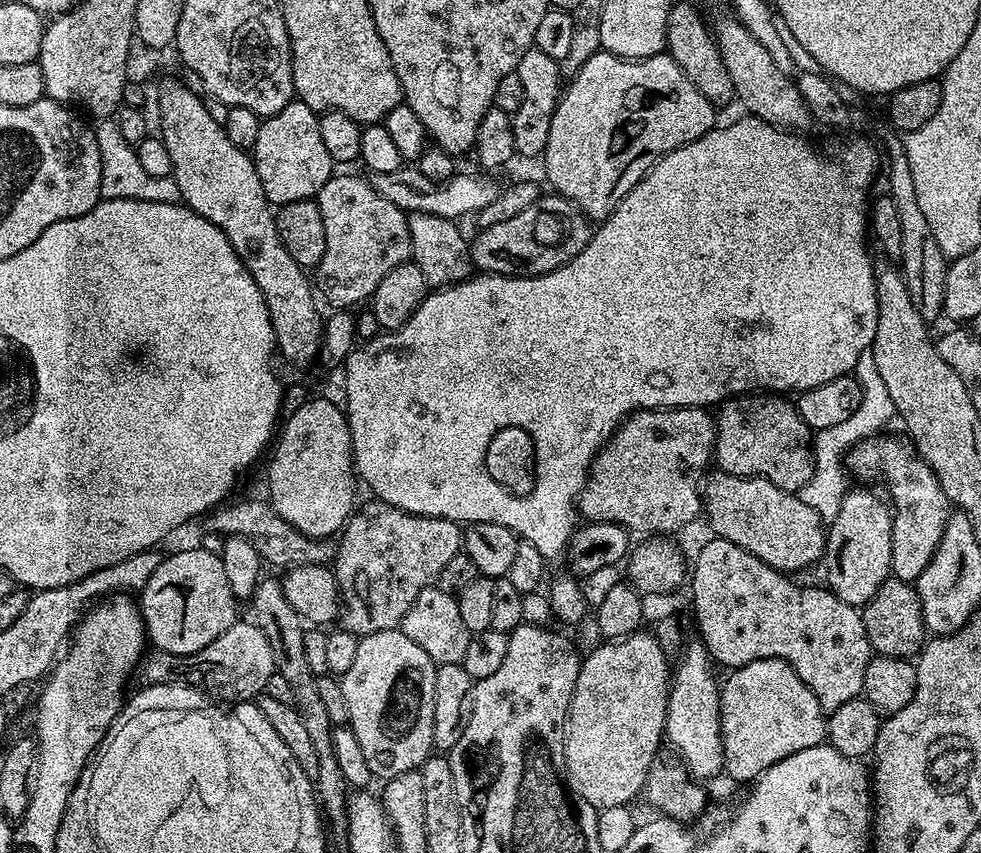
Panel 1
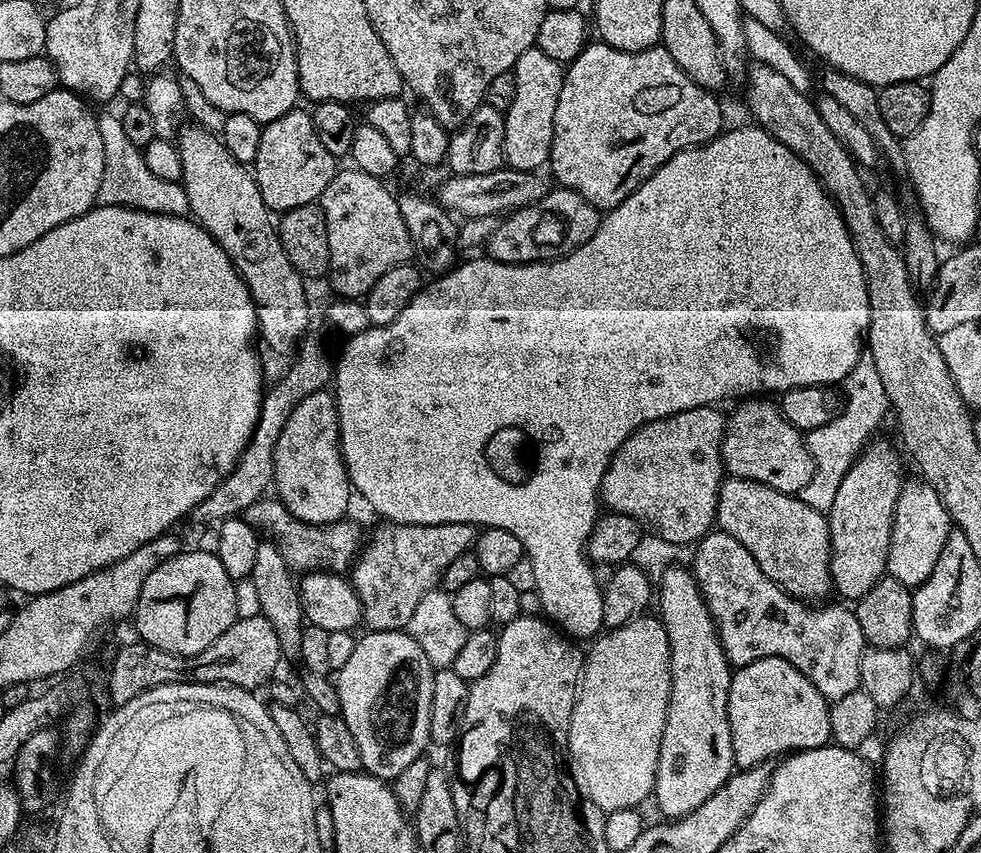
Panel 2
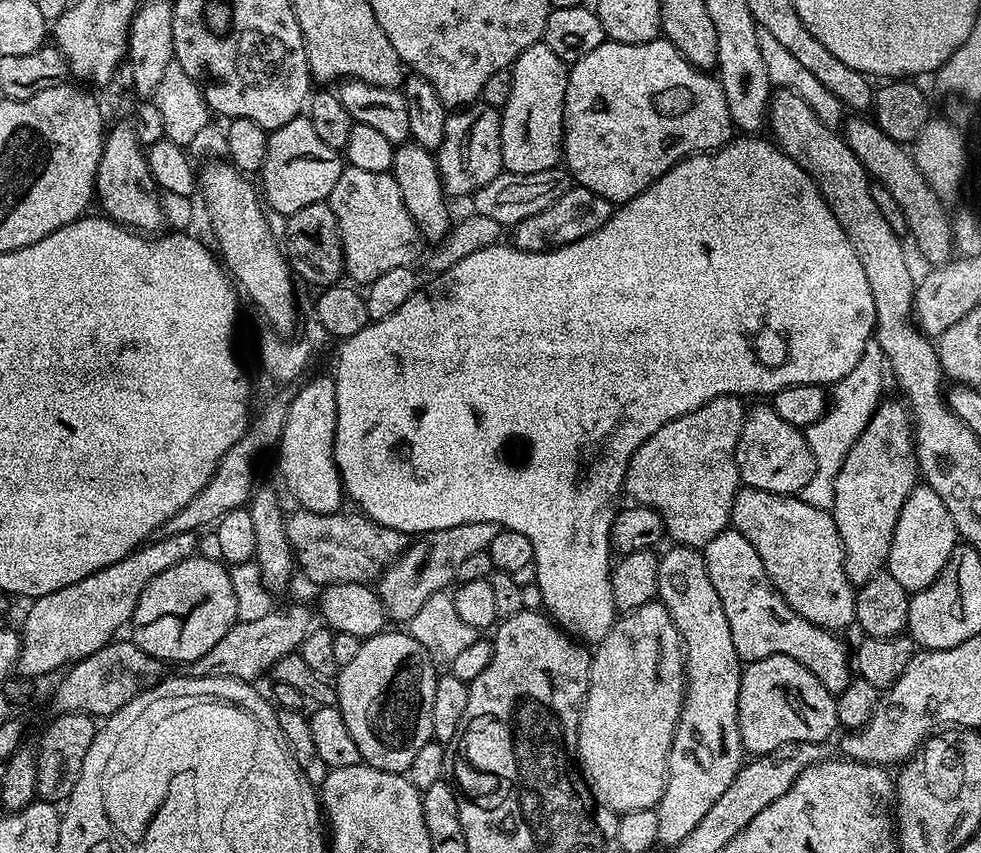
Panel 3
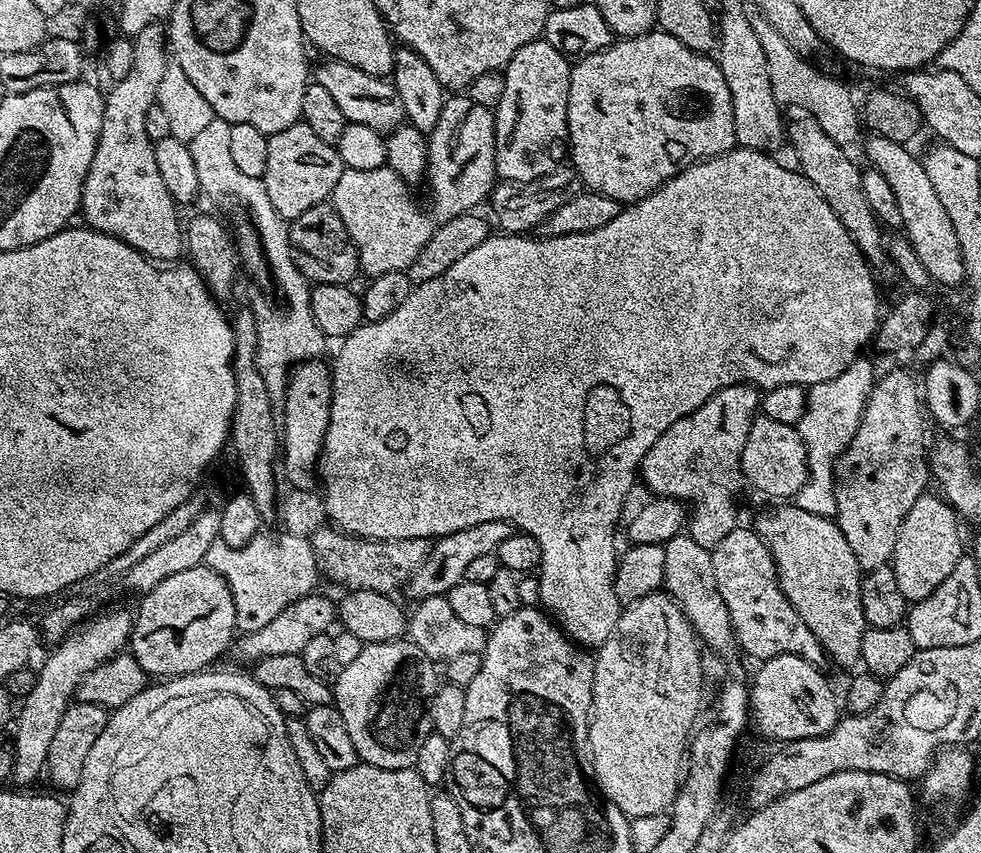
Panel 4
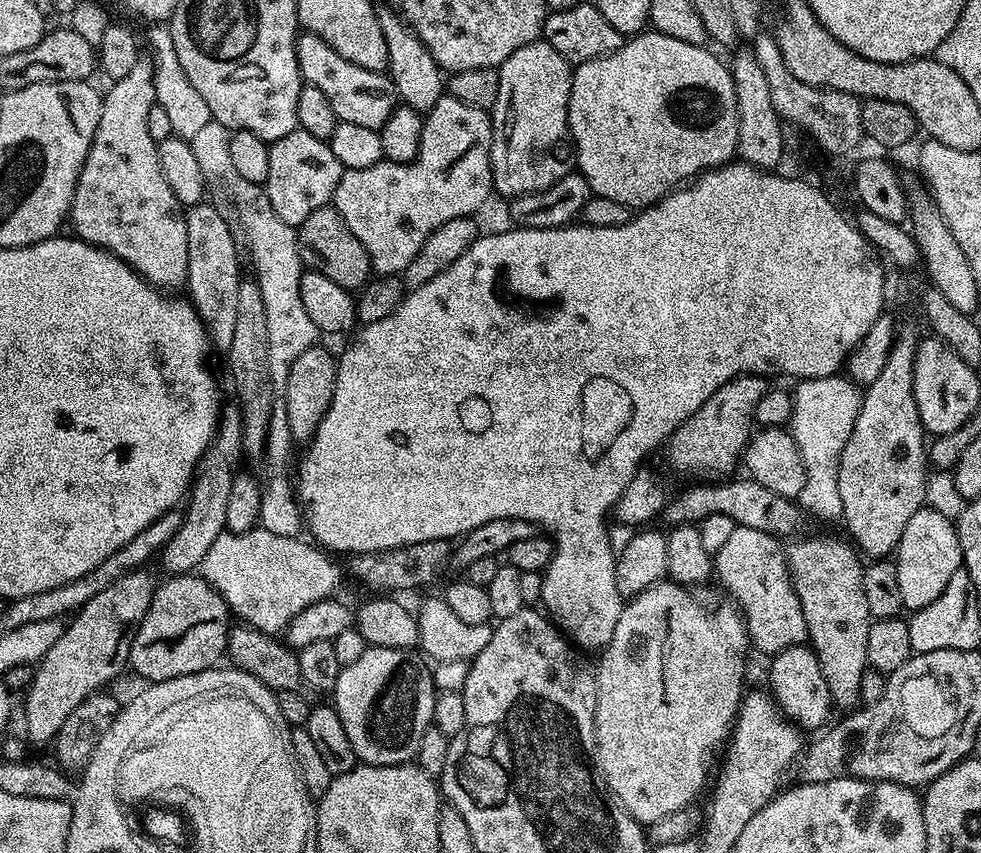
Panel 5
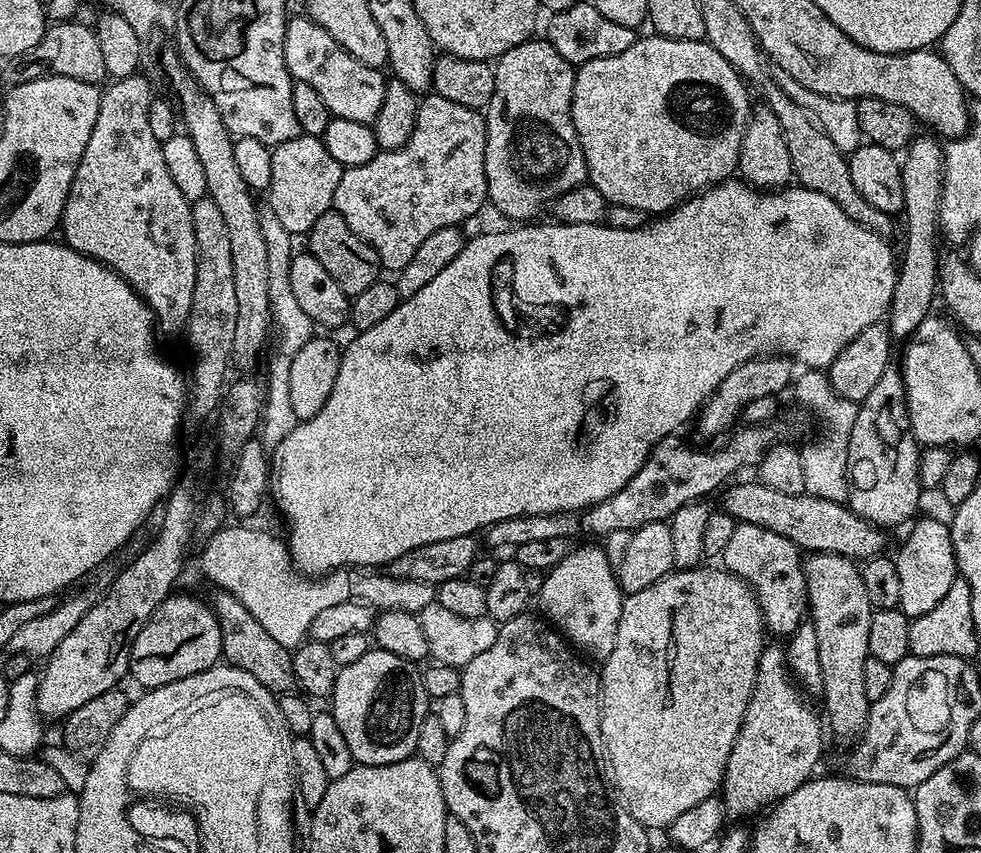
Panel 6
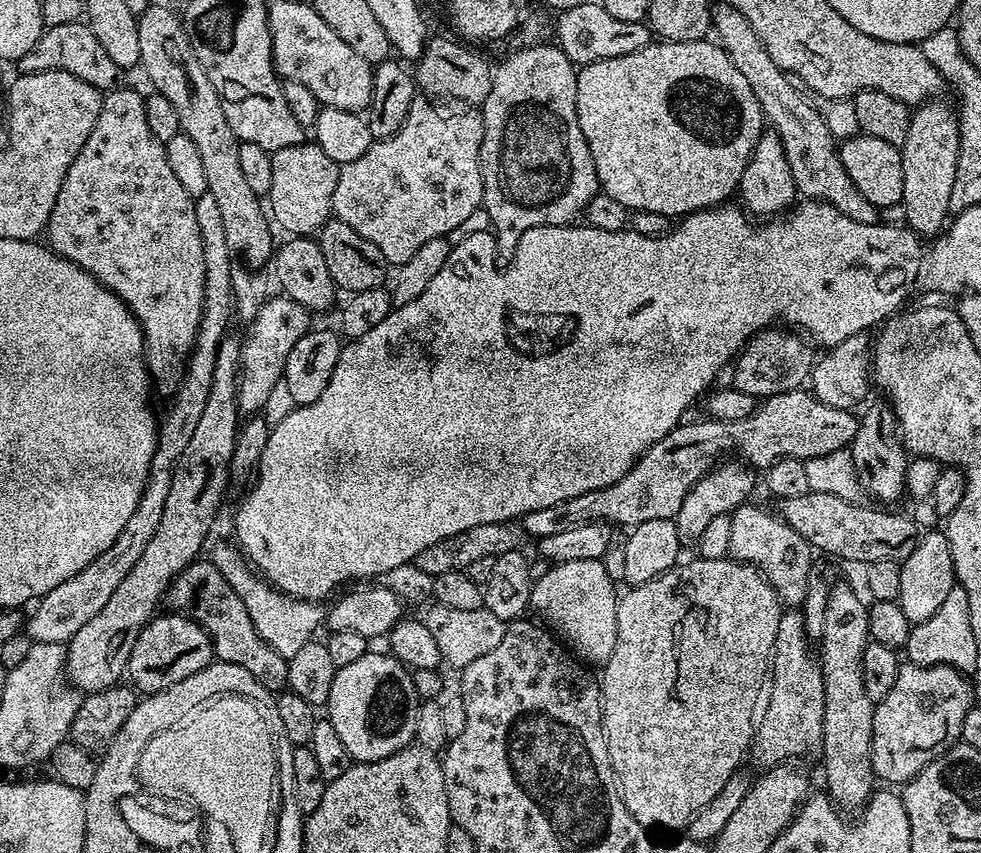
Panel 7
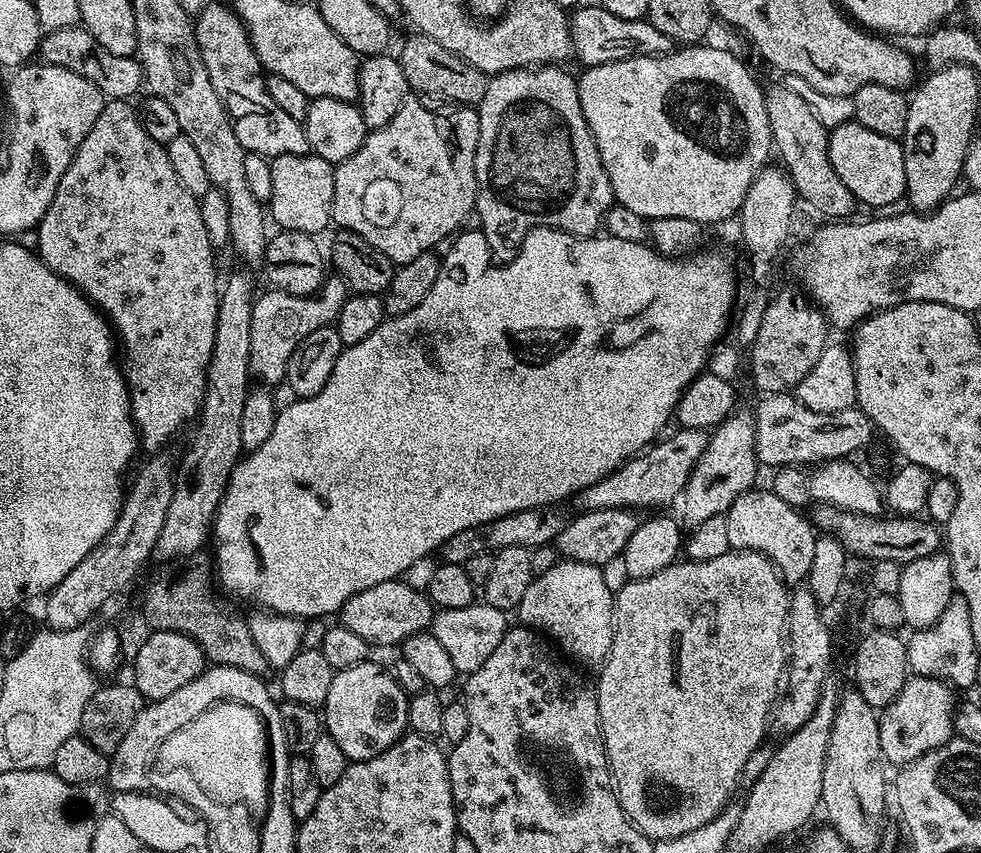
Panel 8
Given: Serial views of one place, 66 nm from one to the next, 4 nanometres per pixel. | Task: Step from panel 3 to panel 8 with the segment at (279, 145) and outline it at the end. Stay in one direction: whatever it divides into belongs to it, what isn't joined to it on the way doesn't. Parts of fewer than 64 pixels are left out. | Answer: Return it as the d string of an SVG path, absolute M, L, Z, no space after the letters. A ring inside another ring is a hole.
M311 151L306 154L282 154L271 157L270 178L274 182L270 201L270 216L286 232L305 232L308 236L320 234L332 220L334 178L336 170L326 158L318 158Z

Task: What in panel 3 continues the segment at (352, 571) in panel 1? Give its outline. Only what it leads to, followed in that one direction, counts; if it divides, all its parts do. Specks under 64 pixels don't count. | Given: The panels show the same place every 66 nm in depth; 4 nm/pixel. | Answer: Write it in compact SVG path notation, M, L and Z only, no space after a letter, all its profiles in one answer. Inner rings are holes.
M470 522L446 530L425 532L419 538L413 539L410 546L385 568L374 584L387 619L401 622L412 620L426 598L445 591L456 580L460 563L473 554L487 552L490 542L494 542L501 531L500 525L494 522Z

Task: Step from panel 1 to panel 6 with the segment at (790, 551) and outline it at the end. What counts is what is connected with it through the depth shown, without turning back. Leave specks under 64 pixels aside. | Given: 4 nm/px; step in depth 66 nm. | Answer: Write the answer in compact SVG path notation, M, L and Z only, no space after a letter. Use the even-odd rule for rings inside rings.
M818 552L809 555L803 561L806 590L808 591L807 615L814 626L814 634L818 634L818 666L822 674L824 687L822 699L824 708L828 711L826 724L832 727L836 736L859 737L868 721L870 702L866 698L865 667L868 661L868 647L870 646L870 618L874 611L870 597L866 595L866 586L862 586L860 568L857 561L847 560L838 554Z

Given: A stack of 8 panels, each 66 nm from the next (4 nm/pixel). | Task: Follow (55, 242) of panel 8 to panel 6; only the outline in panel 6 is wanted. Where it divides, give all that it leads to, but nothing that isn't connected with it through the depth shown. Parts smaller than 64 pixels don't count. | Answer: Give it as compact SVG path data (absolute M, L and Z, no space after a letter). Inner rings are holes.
M137 74L112 80L101 91L98 122L94 122L90 142L82 150L82 162L74 170L74 182L70 182L70 194L60 215L60 228L64 232L63 243L117 272L148 305L159 327L172 332L187 325L194 298L194 218L191 203L178 190L174 178L170 178L166 162L162 162L162 142L150 130L146 110L150 110L154 92L142 77Z

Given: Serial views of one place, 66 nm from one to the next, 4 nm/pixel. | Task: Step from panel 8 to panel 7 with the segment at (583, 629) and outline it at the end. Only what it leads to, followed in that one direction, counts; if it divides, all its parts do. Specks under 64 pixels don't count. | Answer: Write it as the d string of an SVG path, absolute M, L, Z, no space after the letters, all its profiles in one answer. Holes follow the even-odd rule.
M601 561L566 562L555 565L547 579L533 583L530 608L541 616L539 619L563 641L573 656L603 666L608 663L610 654L614 654L614 642L618 634L616 588Z

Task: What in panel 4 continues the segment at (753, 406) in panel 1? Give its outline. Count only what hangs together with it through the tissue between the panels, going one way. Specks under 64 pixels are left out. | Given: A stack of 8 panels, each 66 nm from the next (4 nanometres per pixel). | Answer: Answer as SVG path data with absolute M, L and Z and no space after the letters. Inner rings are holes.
M763 414L757 415L755 422L750 426L750 434L746 434L746 446L742 446L740 468L744 471L744 479L753 484L760 492L776 498L795 498L798 490L806 486L808 481L808 455L800 431L786 422L774 422L774 418L766 418Z

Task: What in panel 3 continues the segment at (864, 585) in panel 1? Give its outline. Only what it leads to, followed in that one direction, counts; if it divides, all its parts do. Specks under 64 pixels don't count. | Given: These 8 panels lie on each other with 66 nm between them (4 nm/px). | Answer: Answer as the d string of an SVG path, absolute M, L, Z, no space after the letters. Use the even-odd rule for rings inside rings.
M885 399L876 407L876 412L870 418L866 430L862 430L854 446L850 446L850 454L846 454L842 462L842 470L838 470L838 478L834 482L834 502L830 511L838 526L838 534L842 538L844 569L848 575L848 581L854 586L862 585L870 578L874 578L877 572L887 565L898 514L908 495L918 486L912 417L909 409L903 403L900 404Z

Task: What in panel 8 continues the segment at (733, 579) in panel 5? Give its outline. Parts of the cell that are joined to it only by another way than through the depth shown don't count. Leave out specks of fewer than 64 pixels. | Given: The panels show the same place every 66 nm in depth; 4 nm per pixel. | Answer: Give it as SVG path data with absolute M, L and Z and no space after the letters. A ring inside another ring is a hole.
M753 490L742 494L723 517L726 535L730 538L730 549L760 552L776 568L785 585L799 585L807 581L818 537L817 529L809 519L800 515L797 509L782 502L782 498L778 498L771 490Z

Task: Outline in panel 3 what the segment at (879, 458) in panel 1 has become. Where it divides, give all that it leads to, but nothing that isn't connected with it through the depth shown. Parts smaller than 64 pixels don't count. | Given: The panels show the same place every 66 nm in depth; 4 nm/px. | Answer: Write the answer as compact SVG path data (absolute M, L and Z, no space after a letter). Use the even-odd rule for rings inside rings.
M917 486L908 495L898 514L886 571L909 594L920 592L923 588L929 588L934 578L938 578L942 566L946 566L957 543L956 527L950 518L950 510L946 510L942 498L938 498L938 494L934 494L934 490L930 487Z

